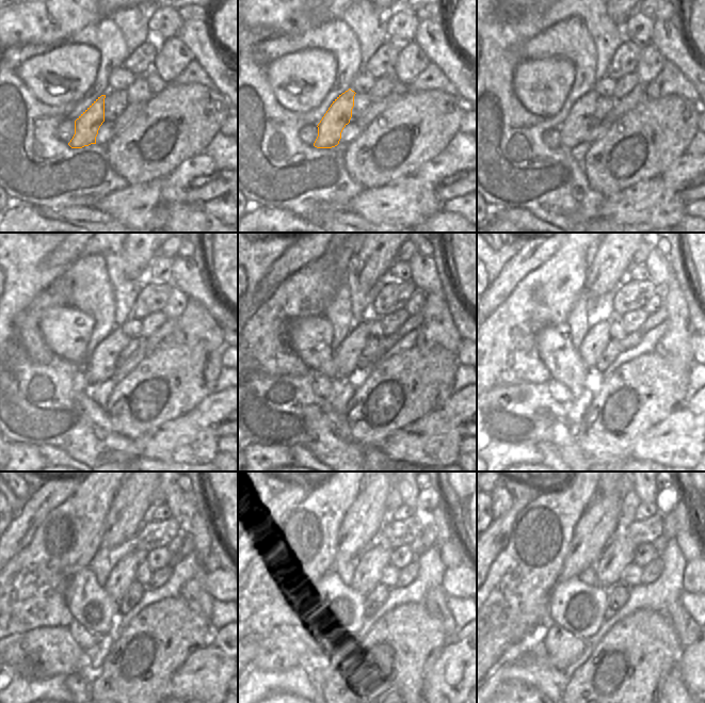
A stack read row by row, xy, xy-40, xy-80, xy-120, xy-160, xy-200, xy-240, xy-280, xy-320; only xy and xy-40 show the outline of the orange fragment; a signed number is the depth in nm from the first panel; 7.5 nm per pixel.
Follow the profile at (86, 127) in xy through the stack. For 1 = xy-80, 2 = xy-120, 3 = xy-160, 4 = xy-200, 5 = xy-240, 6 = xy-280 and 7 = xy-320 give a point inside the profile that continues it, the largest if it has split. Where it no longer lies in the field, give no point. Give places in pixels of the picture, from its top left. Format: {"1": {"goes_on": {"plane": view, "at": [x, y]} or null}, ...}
{"1": {"goes_on": {"plane": "xy-80", "at": [574, 130]}}, "2": {"goes_on": {"plane": "xy-120", "at": [100, 367]}}, "3": {"goes_on": {"plane": "xy-160", "at": [346, 358]}}, "4": {"goes_on": {"plane": "xy-200", "at": [597, 337]}}, "5": {"goes_on": {"plane": "xy-240", "at": [123, 574]}}, "6": {"goes_on": {"plane": "xy-280", "at": [368, 572]}}, "7": {"goes_on": {"plane": "xy-320", "at": [619, 553]}}}

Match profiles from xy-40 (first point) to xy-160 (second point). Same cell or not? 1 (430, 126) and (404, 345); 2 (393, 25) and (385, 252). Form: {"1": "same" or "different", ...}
{"1": "different", "2": "different"}

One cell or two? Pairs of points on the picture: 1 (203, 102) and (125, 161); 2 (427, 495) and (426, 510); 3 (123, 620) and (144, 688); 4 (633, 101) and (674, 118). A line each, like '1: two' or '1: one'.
1: one
2: one
3: two
4: two

